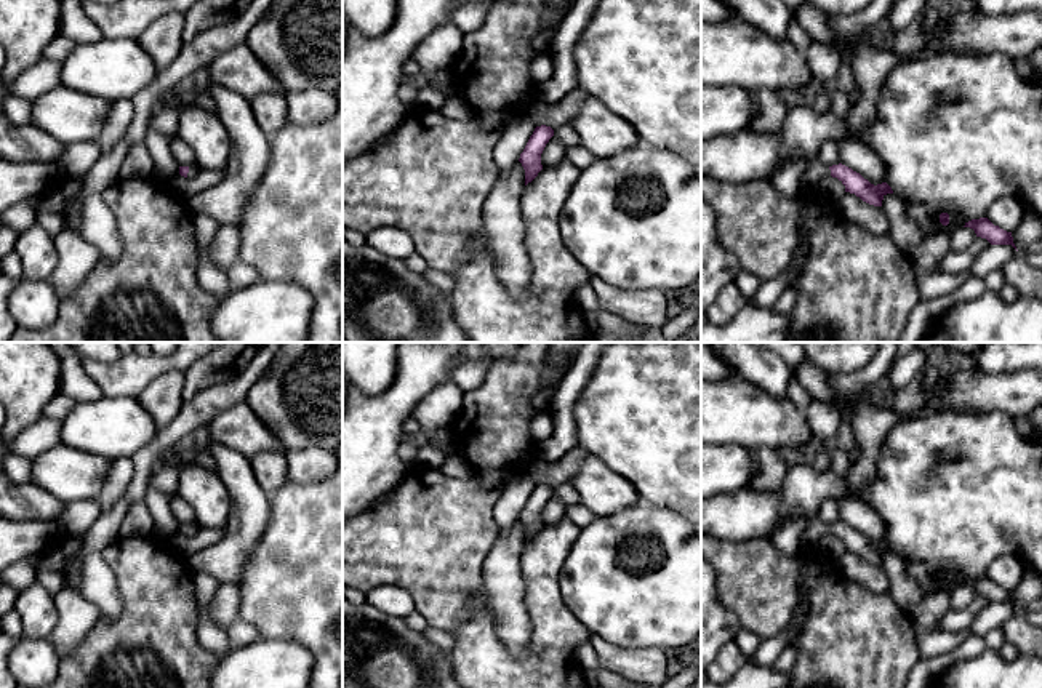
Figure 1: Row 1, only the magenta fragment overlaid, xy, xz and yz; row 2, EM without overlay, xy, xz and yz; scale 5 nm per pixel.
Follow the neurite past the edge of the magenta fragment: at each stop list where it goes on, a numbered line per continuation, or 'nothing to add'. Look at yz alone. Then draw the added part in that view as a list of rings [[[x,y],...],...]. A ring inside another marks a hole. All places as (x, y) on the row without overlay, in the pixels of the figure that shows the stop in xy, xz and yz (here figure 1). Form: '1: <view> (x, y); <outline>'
1: yz (817, 530); [[[820,518],[810,520],[805,534],[800,539],[802,549],[812,549],[821,546],[823,539],[831,534],[829,525]]]

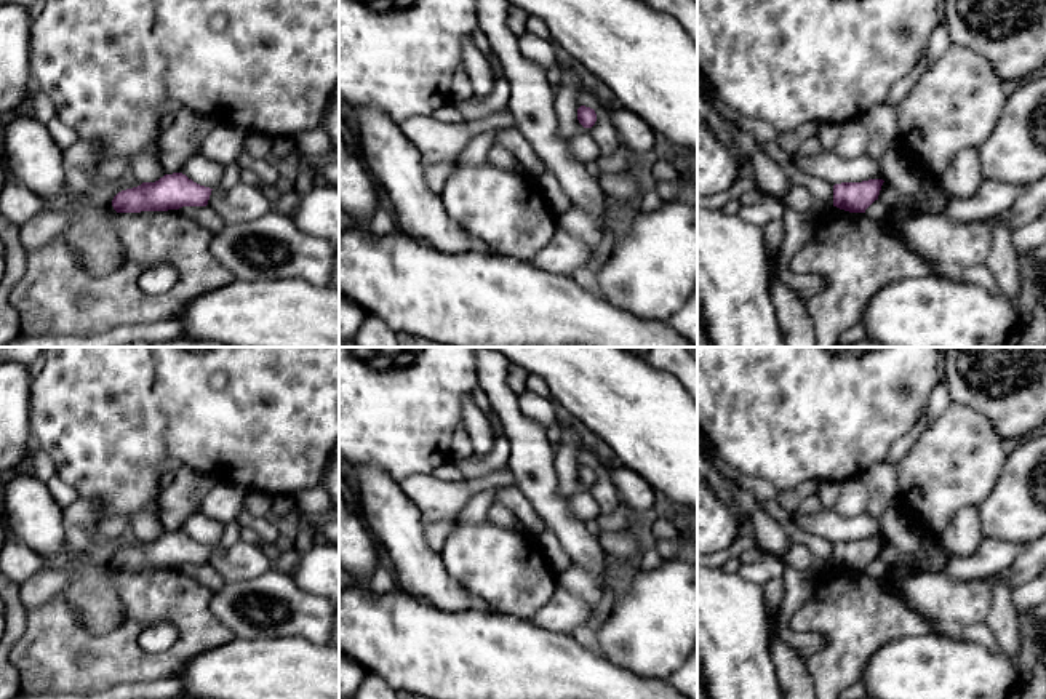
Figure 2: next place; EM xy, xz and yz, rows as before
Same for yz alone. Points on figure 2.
nothing to add

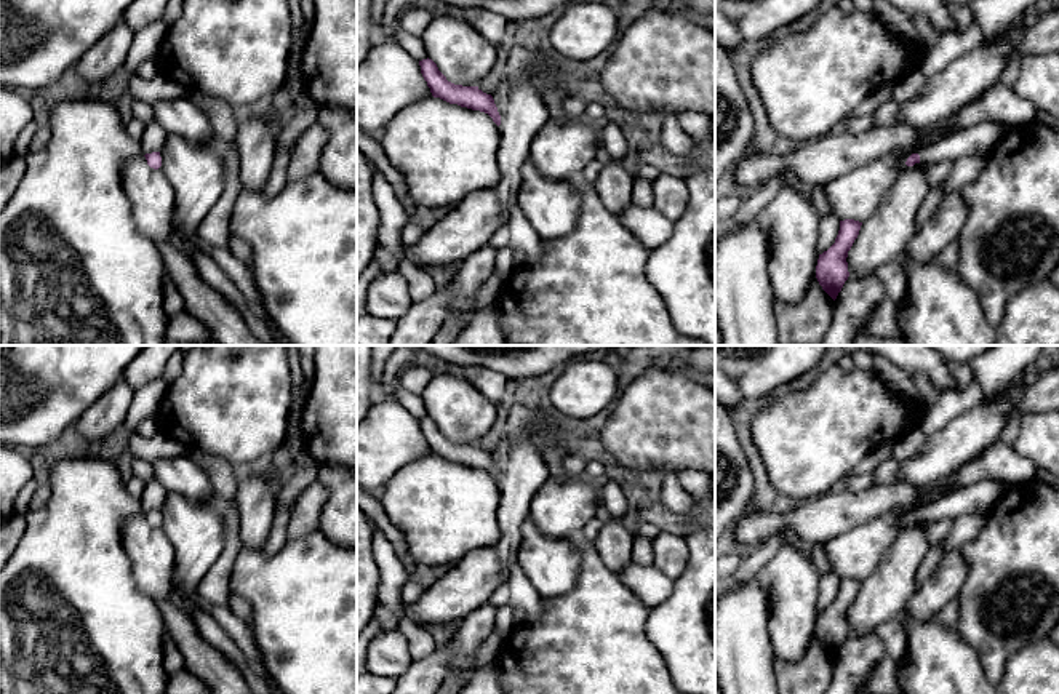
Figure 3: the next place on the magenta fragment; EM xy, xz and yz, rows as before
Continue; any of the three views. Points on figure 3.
1: yz (981, 496); [[[997,480],[974,483],[965,489],[945,496],[931,505],[920,509],[920,521],[928,523],[989,510],[1003,493],[1005,491]]]

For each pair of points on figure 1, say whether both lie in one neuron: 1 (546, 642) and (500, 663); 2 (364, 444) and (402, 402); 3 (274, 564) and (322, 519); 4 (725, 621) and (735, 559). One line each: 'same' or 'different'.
1: same
2: same
3: same
4: different

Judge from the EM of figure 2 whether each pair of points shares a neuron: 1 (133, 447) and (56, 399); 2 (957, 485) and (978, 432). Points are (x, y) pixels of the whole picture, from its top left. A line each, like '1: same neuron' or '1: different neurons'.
1: same neuron
2: same neuron

